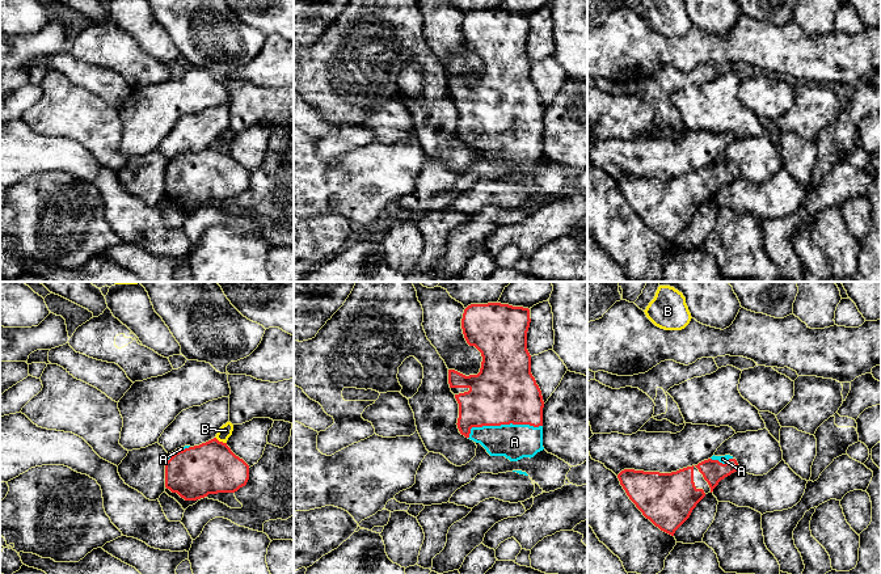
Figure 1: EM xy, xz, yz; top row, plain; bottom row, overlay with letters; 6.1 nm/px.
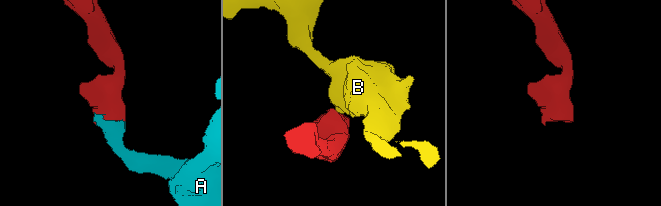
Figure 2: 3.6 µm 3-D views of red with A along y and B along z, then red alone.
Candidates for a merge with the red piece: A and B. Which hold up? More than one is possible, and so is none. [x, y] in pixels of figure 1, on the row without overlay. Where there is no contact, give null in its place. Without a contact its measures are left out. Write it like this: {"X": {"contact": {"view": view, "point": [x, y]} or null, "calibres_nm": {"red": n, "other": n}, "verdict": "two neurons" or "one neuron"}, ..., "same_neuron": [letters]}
{"A": {"contact": {"view": "xz", "point": [501, 130]}, "calibres_nm": {"red": 400, "other": 220}, "verdict": "one neuron"}, "B": {"contact": {"view": "xy", "point": [220, 148]}, "calibres_nm": {"red": 320, "other": 80}, "verdict": "two neurons"}, "same_neuron": ["A"]}

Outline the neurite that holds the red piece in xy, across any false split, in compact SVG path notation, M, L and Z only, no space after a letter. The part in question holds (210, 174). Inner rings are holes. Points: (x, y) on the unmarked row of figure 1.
M216 144L199 152L185 152L168 161L165 194L185 207L197 207L208 201L235 199L249 186L249 172L236 163L227 149Z

